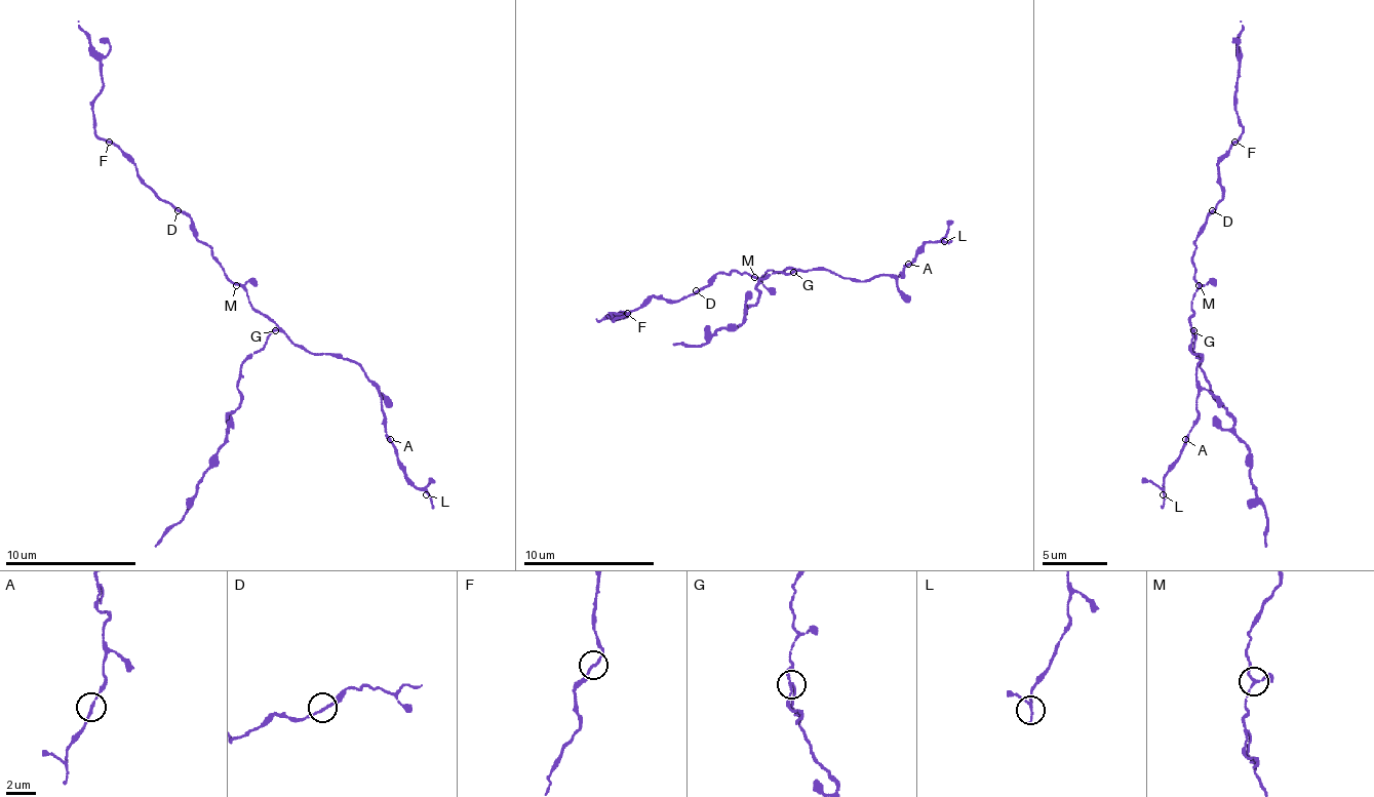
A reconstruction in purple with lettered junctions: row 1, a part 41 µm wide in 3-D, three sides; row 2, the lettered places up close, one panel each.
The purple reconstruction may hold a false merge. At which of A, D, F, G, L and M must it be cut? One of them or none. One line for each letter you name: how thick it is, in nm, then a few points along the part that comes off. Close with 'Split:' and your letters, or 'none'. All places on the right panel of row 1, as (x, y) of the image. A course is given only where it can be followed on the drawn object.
G: 140 nm | (1192, 331), (1202, 370), (1234, 423), (1234, 436), (1248, 449), (1248, 475), (1264, 514), (1267, 547)
Split: G

